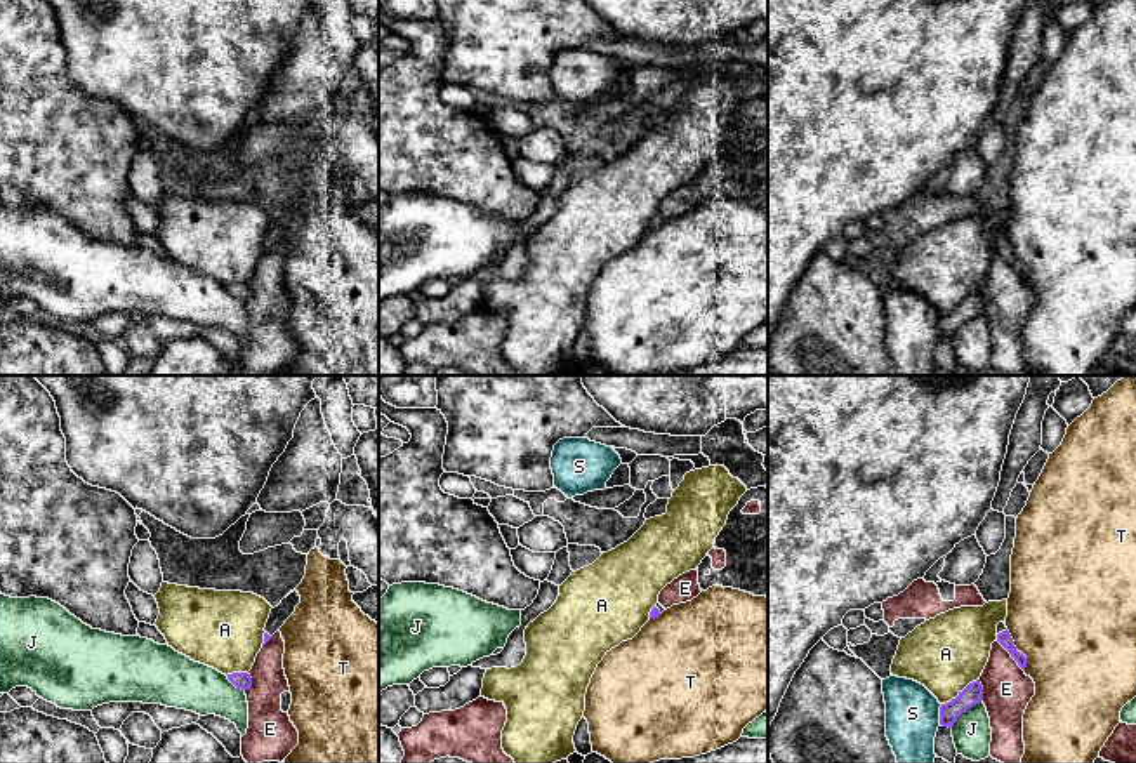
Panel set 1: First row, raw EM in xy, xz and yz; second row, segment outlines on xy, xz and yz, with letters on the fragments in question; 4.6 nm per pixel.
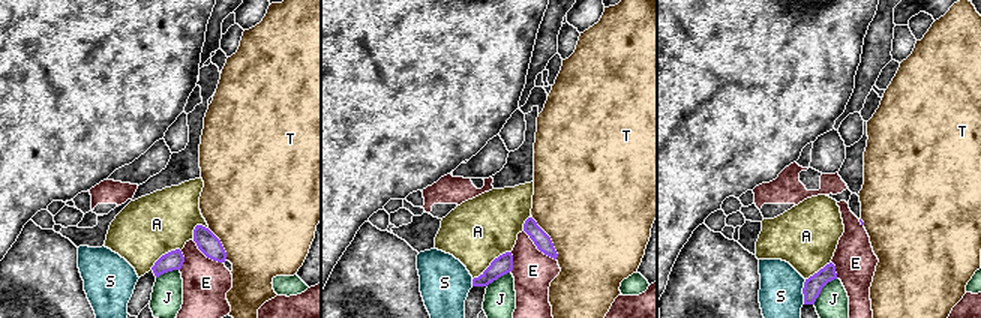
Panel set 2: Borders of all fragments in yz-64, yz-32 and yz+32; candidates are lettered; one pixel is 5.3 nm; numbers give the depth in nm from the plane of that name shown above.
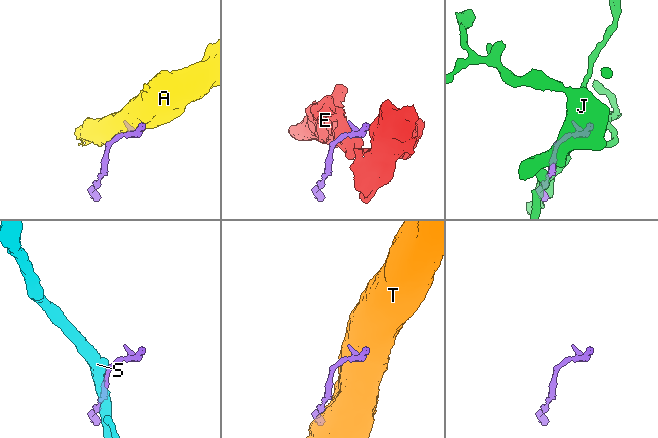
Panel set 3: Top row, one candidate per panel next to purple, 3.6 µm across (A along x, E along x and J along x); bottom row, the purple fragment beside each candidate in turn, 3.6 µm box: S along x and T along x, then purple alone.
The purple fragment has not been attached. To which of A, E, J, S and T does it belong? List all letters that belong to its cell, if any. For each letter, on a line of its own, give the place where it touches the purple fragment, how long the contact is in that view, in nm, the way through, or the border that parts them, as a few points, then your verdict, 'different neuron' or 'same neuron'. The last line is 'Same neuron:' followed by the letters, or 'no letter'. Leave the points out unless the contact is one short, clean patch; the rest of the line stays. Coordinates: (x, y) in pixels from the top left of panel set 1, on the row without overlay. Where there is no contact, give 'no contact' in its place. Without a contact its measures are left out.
A: contact yz (959, 303); length 220 nm; different neuron
E: contact yz (1011, 266); length 200 nm; different neuron
J: contact yz (964, 322); length 190 nm; different neuron
S: contact yz (940, 325); length 100 nm; different neuron
T: contact yz (1017, 261); length 220 nm; different neuron
Same neuron: no letter

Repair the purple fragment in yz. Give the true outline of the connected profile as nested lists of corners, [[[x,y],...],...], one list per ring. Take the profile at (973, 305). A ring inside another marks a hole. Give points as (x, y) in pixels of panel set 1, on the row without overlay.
[[[980,290],[969,294],[955,309],[940,316],[940,335],[952,339],[957,328],[969,318],[980,315],[983,309],[983,297]]]

